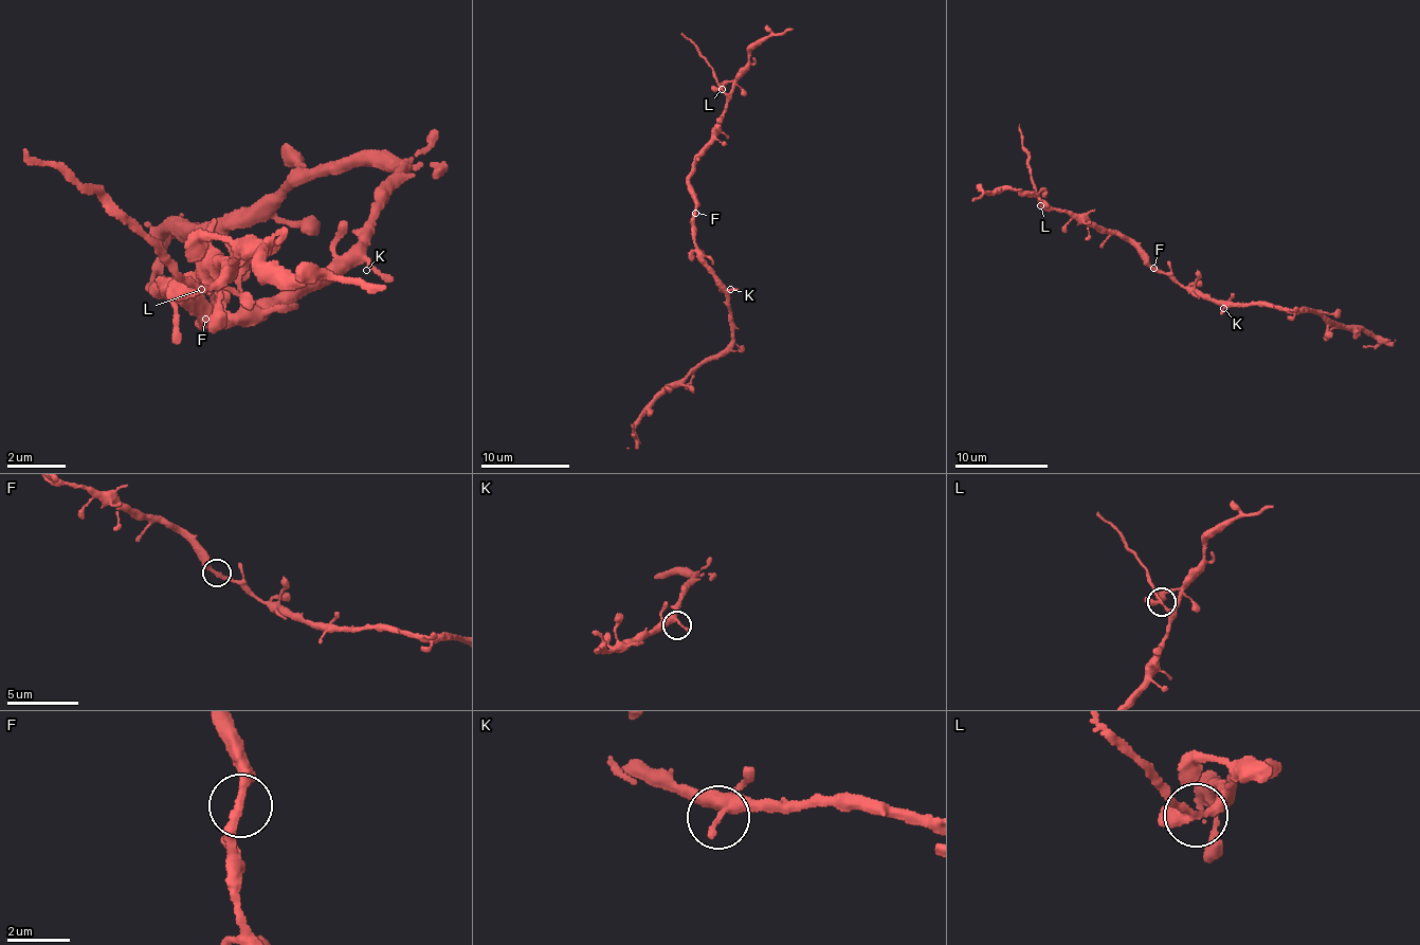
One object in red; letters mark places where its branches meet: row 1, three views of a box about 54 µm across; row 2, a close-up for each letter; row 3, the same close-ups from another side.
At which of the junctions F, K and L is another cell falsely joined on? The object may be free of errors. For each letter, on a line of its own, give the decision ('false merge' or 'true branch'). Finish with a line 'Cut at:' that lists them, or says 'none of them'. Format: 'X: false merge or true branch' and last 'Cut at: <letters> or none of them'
F: true branch
K: true branch
L: false merge
Cut at: L

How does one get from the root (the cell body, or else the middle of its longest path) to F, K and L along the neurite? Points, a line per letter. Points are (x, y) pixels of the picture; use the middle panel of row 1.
F: (699, 248), (694, 231), (695, 213)
K: (699, 248), (699, 258), (708, 271), (728, 291), (730, 289)
L: (699, 248), (694, 231), (696, 201), (689, 188), (691, 170), (725, 109), (726, 92), (722, 88)

